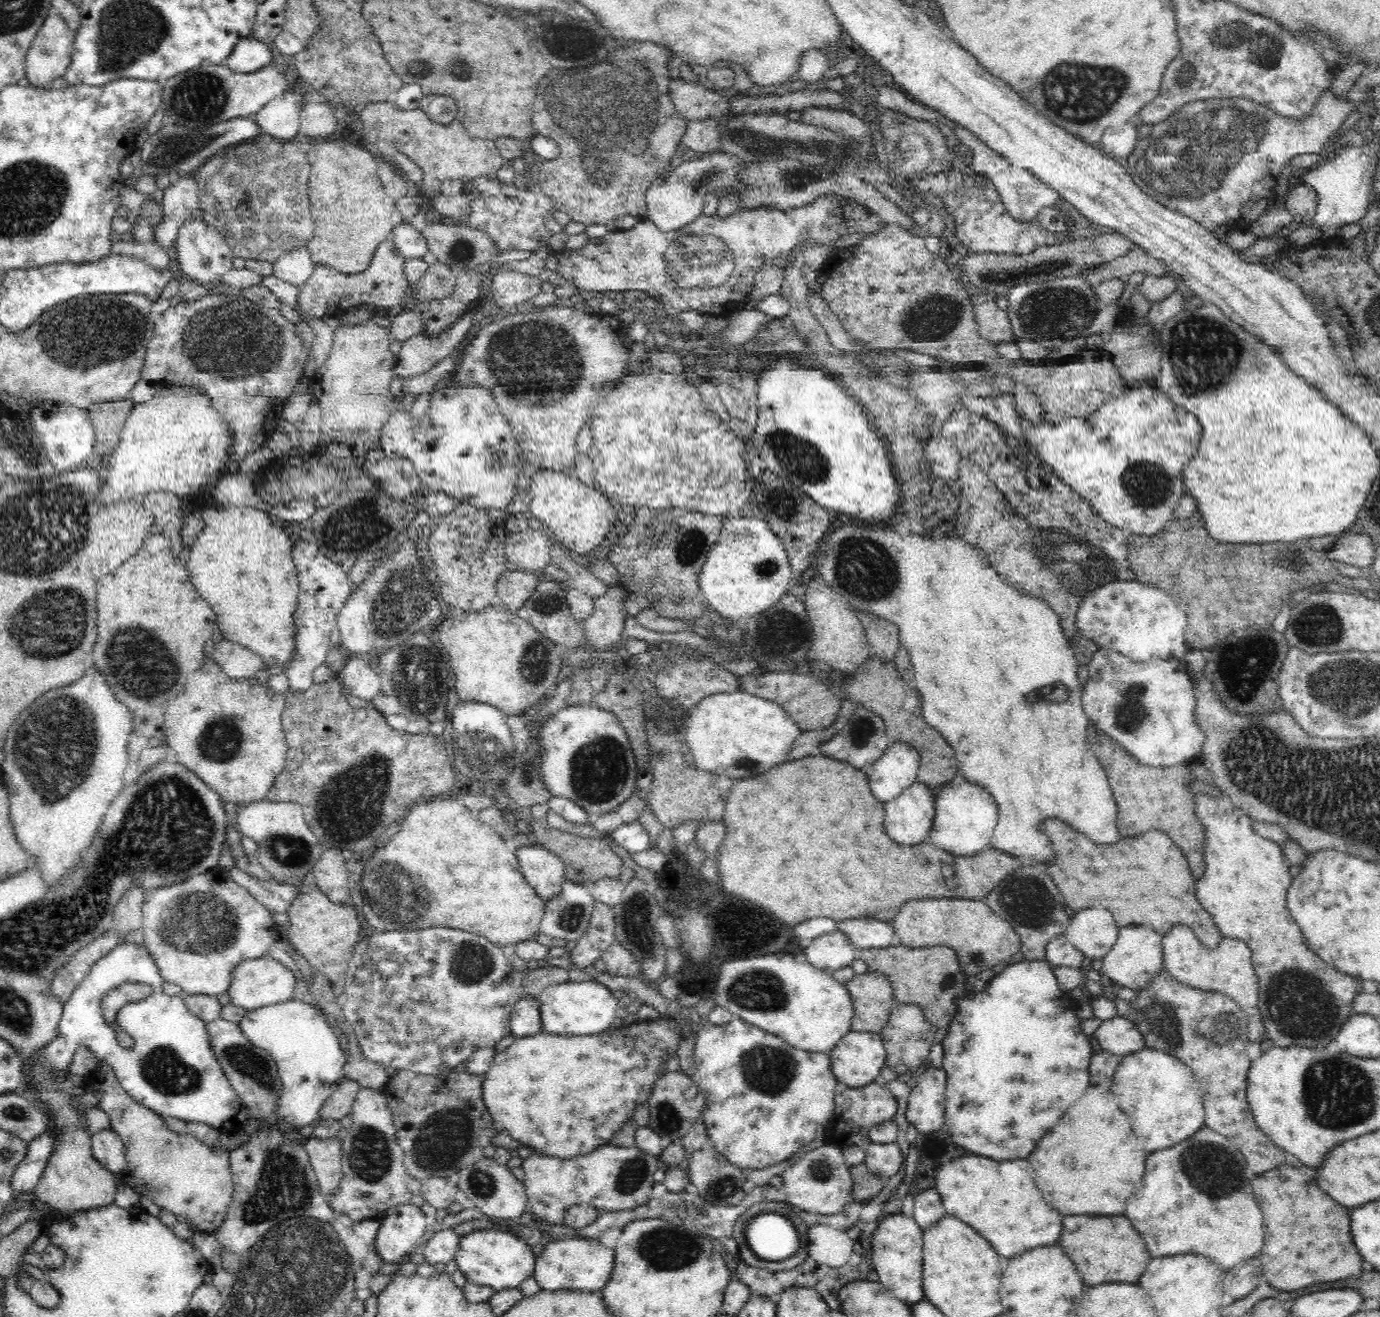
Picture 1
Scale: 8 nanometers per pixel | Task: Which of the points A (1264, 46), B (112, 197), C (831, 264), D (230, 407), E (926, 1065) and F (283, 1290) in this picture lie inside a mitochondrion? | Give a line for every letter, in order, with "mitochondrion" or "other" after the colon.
A: mitochondrion
B: other
C: other
D: other
E: other
F: mitochondrion

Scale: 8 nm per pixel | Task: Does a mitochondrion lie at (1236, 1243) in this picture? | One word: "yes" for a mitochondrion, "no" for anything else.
no

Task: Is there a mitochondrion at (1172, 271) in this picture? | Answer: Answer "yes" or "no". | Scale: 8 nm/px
no

